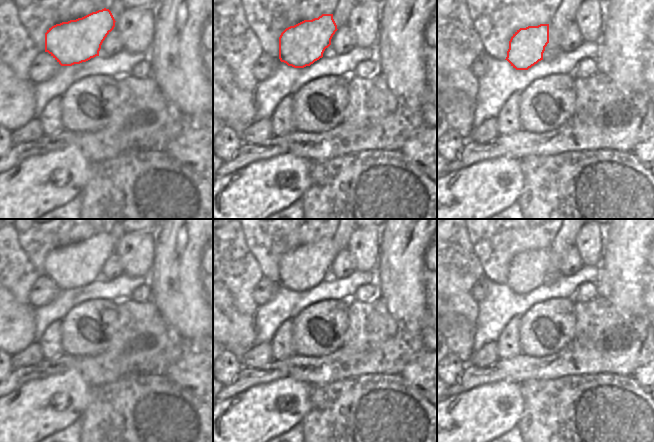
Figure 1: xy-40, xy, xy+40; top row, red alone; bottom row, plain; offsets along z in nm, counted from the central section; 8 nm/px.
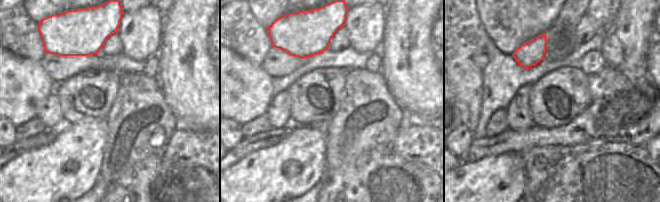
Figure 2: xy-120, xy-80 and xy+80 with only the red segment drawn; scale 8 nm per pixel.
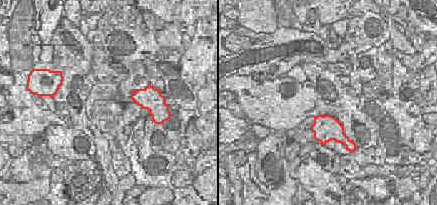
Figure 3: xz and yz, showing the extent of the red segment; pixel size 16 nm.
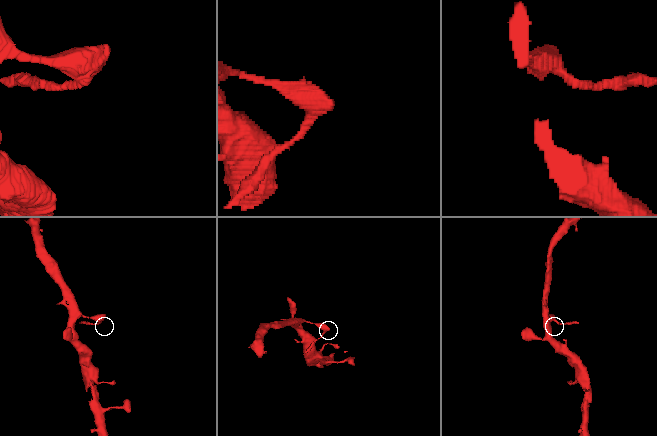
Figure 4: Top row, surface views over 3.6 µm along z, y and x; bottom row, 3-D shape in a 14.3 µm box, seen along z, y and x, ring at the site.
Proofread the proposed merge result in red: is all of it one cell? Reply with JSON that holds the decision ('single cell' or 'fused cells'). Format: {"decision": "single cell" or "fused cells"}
{"decision": "fused cells"}

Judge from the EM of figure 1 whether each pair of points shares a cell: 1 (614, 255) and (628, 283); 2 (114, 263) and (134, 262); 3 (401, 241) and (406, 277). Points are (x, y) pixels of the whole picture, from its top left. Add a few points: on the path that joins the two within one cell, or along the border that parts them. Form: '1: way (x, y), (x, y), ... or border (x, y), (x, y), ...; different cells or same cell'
1: way (621, 262), (626, 267), (626, 276); same cell
2: border (113, 253), (118, 257), (123, 273); different cells
3: way (402, 250), (402, 268); same cell

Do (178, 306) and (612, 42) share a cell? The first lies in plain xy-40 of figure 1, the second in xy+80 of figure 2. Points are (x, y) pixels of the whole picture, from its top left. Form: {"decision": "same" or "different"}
{"decision": "different"}

